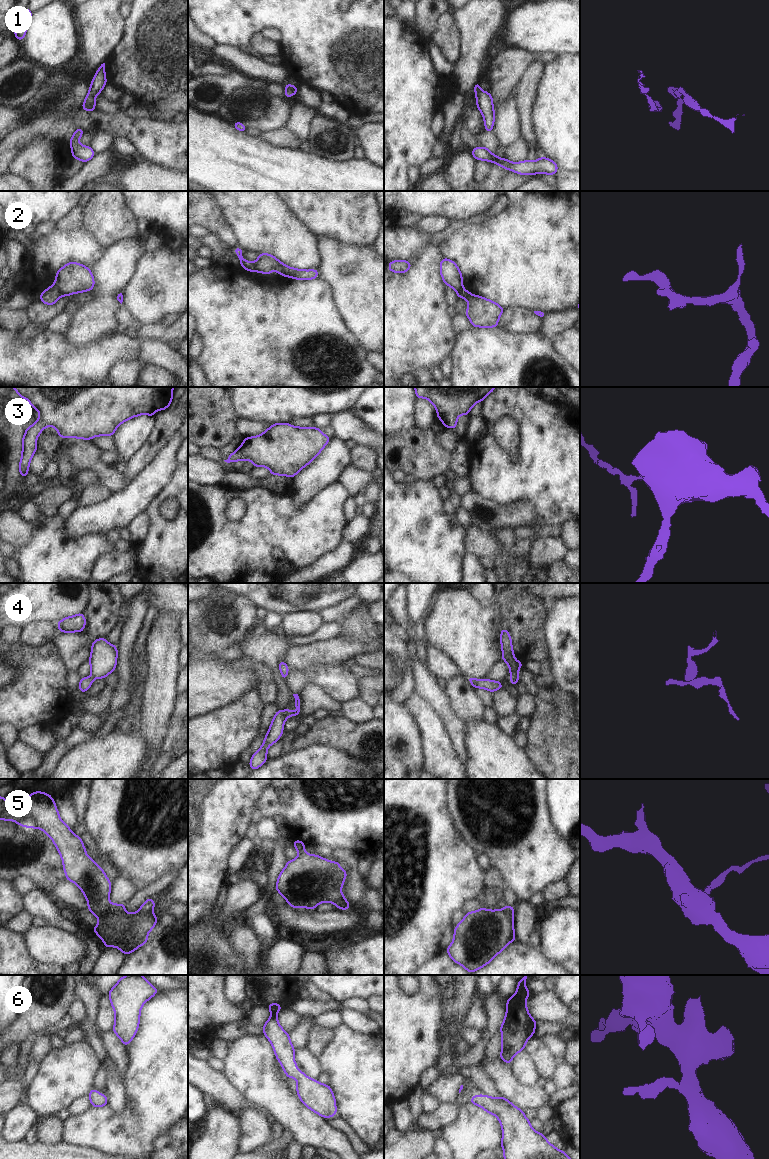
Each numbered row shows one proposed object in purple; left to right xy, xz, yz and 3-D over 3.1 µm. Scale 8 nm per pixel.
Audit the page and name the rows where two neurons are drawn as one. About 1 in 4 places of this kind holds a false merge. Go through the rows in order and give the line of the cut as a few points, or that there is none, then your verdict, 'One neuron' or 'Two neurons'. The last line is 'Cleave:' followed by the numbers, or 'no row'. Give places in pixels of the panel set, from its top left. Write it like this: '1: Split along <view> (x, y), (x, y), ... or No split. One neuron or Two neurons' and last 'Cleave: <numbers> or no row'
1: No split. One neuron
2: Split along xy (54, 283), (63, 295). Two neurons
3: No split. One neuron
4: Split along xz (286, 710), (288, 716). Two neurons
5: Split along xz (335, 904), (340, 899), (343, 899), (348, 904). Two neurons
6: No split. One neuron
Cleave: 2, 4, 5.

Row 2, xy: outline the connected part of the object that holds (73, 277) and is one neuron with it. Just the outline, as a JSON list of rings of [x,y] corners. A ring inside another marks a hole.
[[[69,262],[55,274],[55,285],[63,296],[91,291],[94,288],[94,276],[86,266]]]

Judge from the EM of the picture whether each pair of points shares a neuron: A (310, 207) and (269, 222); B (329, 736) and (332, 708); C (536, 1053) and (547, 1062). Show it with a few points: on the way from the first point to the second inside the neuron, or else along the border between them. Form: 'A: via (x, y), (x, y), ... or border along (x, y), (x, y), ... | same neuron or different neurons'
A: border along (283, 201), (310, 229) | different neurons
B: border along (329, 713), (338, 714) | different neurons
C: via (539, 1054), (544, 1059) | same neuron

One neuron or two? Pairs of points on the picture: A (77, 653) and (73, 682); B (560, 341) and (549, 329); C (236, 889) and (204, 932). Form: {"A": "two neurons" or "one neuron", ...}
{"A": "two neurons", "B": "two neurons", "C": "one neuron"}

